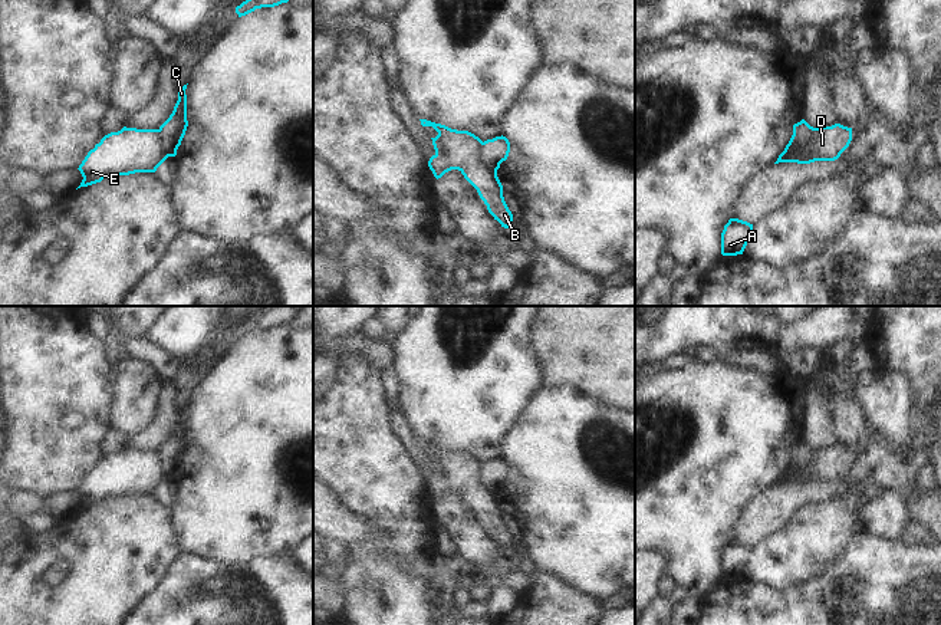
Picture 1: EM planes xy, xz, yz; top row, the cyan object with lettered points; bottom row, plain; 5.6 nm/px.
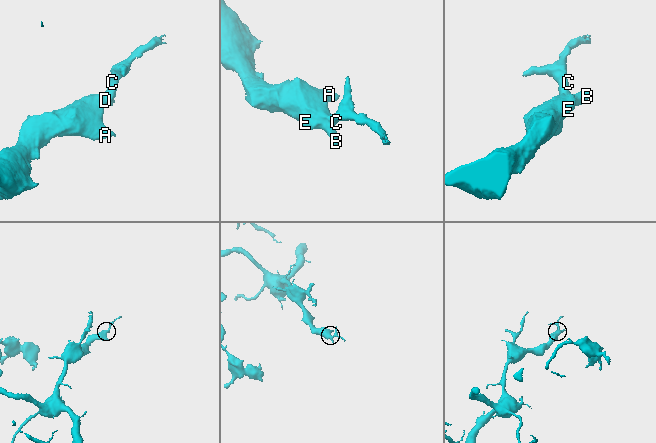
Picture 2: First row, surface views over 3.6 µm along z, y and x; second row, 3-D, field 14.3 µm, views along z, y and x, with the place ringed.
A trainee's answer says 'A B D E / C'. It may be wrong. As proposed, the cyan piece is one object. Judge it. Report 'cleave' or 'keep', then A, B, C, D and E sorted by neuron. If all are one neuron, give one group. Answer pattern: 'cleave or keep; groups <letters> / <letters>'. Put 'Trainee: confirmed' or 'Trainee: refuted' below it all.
cleave; groups A B D E / C
Trainee: confirmed

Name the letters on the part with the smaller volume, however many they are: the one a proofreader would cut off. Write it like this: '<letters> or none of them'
C

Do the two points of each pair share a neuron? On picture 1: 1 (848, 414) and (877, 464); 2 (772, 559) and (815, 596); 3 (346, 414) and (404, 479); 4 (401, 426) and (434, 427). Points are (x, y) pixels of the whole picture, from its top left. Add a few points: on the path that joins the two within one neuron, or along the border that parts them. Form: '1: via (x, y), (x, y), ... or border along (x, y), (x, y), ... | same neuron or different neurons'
1: via (851, 427), (851, 431), (868, 451) | same neuron
2: border along (831, 566), (799, 589), (769, 586) | different neurons
3: via (355, 430), (388, 463) | same neuron
4: border along (401, 405), (420, 440) | different neurons

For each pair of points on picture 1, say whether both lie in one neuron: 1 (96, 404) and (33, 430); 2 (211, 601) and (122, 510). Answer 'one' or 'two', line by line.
1: one
2: two

